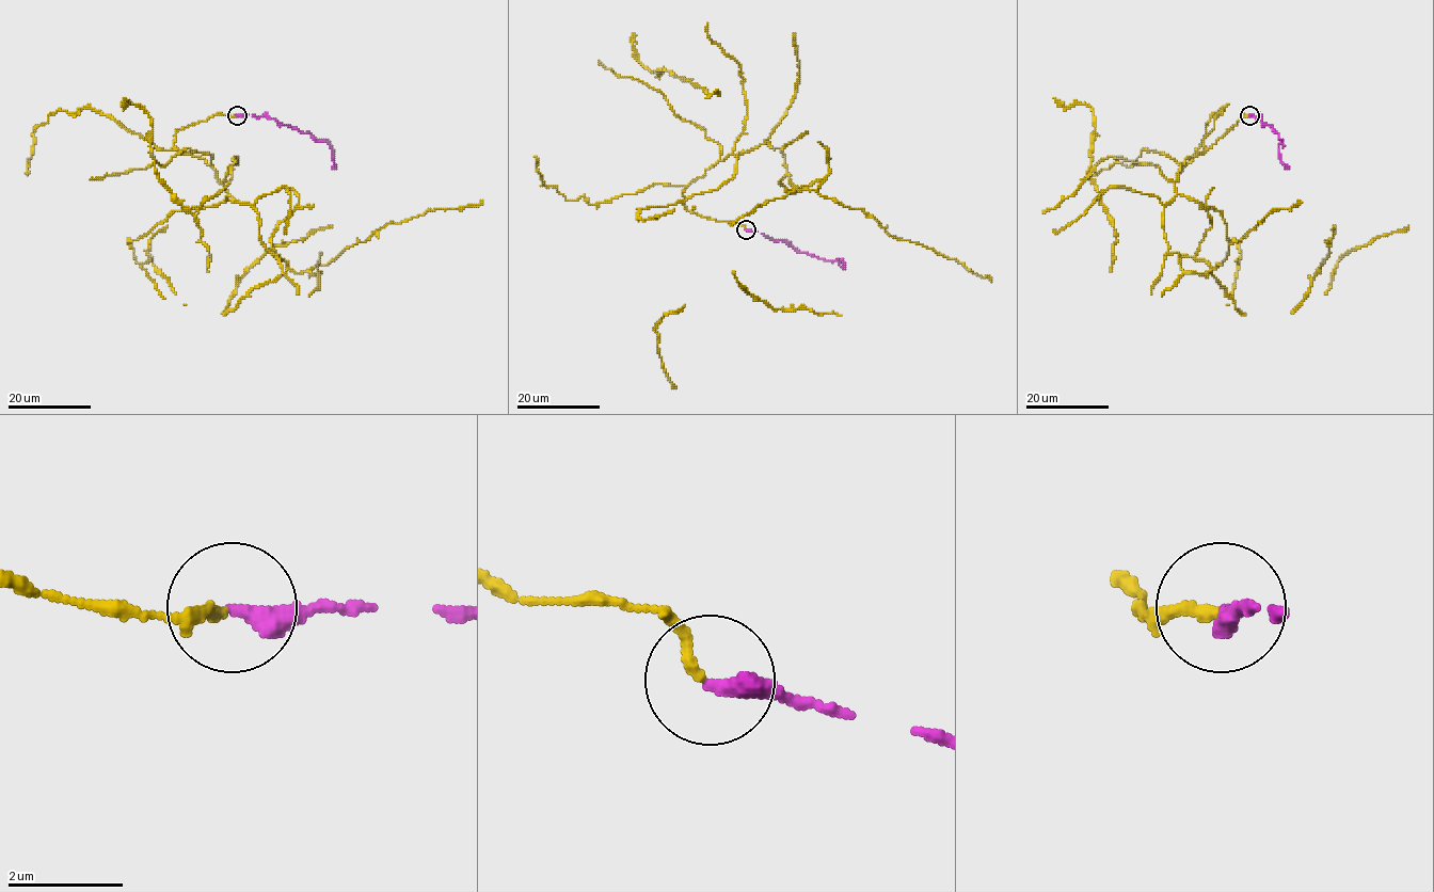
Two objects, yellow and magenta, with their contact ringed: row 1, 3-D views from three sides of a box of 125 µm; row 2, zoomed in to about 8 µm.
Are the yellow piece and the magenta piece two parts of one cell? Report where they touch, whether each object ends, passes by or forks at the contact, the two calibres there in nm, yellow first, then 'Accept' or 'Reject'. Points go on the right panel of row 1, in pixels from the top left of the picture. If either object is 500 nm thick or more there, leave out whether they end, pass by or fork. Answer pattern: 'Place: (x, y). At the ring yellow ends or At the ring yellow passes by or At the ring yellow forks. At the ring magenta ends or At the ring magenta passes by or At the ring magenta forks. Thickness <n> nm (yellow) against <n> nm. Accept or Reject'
Place: (1249, 115). At the ring yellow ends. At the ring magenta ends. Thickness 180 nm (yellow) against 340 nm. Accept

